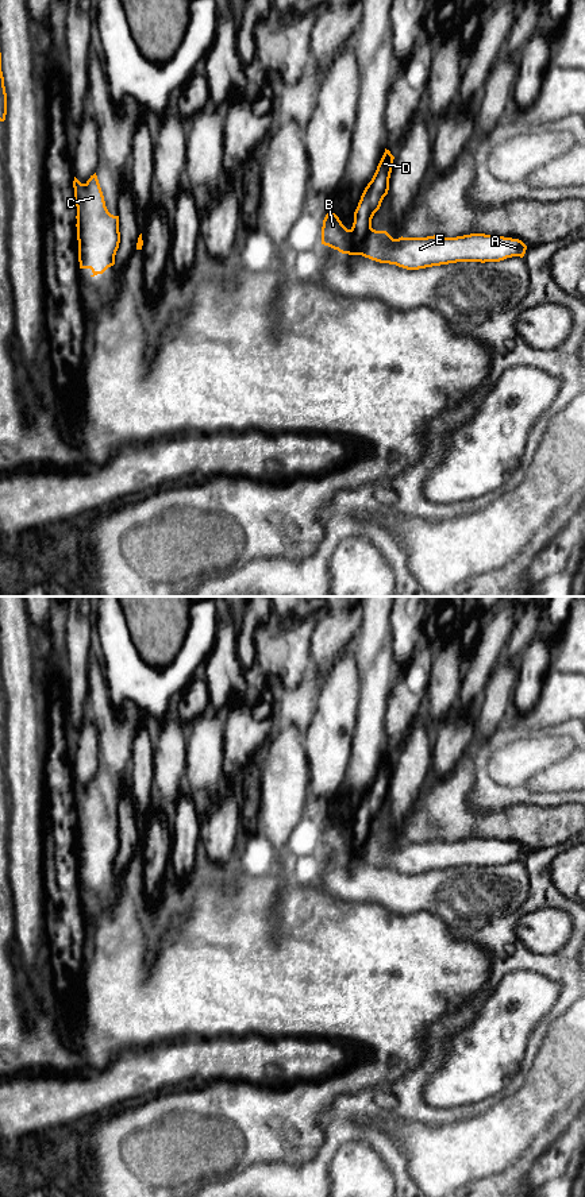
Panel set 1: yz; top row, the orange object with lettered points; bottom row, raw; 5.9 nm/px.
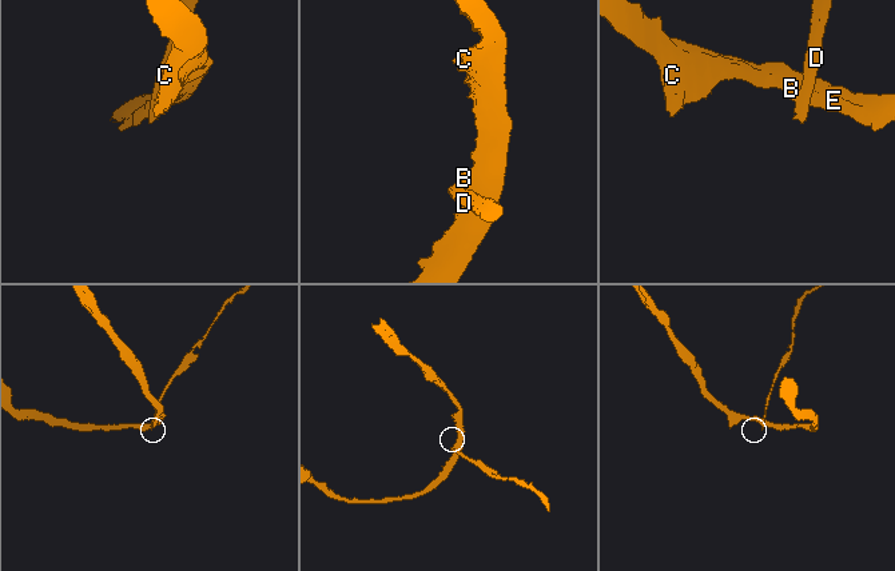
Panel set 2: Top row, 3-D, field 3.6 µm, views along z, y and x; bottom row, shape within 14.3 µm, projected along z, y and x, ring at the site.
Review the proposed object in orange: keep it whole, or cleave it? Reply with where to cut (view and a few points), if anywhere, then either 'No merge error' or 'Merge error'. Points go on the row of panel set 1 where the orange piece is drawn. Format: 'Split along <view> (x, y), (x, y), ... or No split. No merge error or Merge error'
Split along yz (372, 228), (360, 244), (357, 254). Merge error

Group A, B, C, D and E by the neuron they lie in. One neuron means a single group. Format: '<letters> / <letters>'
A B C E / D

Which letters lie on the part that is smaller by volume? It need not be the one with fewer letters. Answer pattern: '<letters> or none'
D

